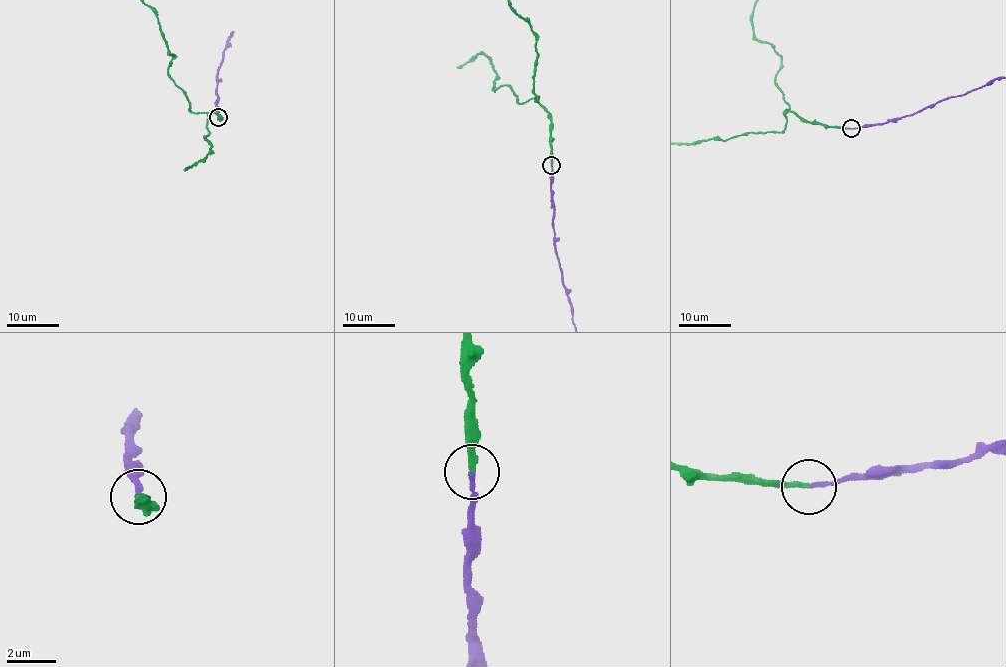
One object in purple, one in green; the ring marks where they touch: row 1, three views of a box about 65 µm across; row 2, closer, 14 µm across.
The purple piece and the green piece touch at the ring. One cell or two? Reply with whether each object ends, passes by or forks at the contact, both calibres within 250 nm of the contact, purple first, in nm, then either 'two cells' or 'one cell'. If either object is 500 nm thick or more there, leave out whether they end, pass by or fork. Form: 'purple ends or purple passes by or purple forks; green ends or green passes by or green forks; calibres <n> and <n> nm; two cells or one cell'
purple ends; green ends; calibres 160 and 220 nm; one cell

